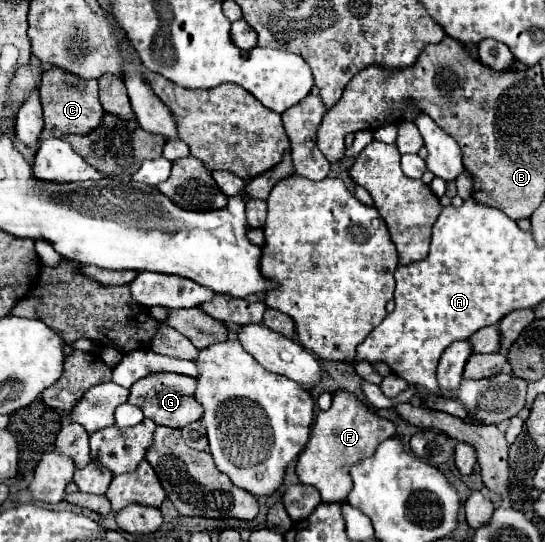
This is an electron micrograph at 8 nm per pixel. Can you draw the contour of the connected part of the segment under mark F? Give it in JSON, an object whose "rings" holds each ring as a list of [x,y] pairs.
{"rings":[[[340,389],[334,393],[332,407],[328,411],[318,413],[310,441],[306,443],[304,451],[298,457],[296,475],[302,483],[316,487],[324,503],[342,503],[346,501],[352,489],[352,479],[348,475],[348,469],[356,461],[370,457],[376,451],[376,447],[382,441],[390,439],[392,435],[394,435],[394,425],[388,419],[378,417],[374,411],[370,411],[368,405],[360,403],[352,393]]]}

